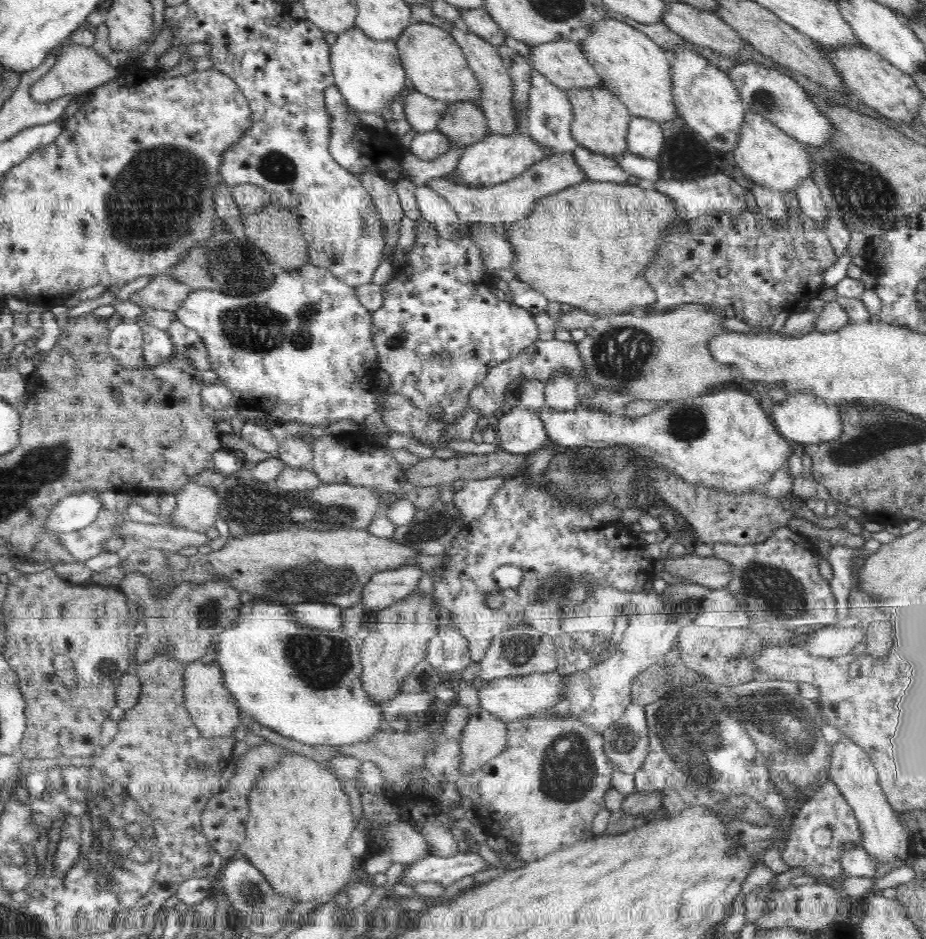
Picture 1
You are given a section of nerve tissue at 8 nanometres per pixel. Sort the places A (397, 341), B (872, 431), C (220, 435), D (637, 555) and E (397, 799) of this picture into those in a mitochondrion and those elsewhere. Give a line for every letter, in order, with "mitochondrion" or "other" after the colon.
A: other
B: mitochondrion
C: other
D: other
E: other

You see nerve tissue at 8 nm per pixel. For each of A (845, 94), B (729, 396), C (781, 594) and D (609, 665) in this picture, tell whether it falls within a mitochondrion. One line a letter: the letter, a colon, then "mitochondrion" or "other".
A: other
B: other
C: mitochondrion
D: other

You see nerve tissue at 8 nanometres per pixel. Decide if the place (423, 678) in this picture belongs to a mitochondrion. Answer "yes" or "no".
no

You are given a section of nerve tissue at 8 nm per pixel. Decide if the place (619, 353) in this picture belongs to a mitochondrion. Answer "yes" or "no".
yes

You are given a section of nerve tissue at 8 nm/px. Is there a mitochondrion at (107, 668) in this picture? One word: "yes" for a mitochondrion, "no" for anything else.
yes

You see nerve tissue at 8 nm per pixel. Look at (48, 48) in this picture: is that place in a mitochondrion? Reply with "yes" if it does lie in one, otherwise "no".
no

